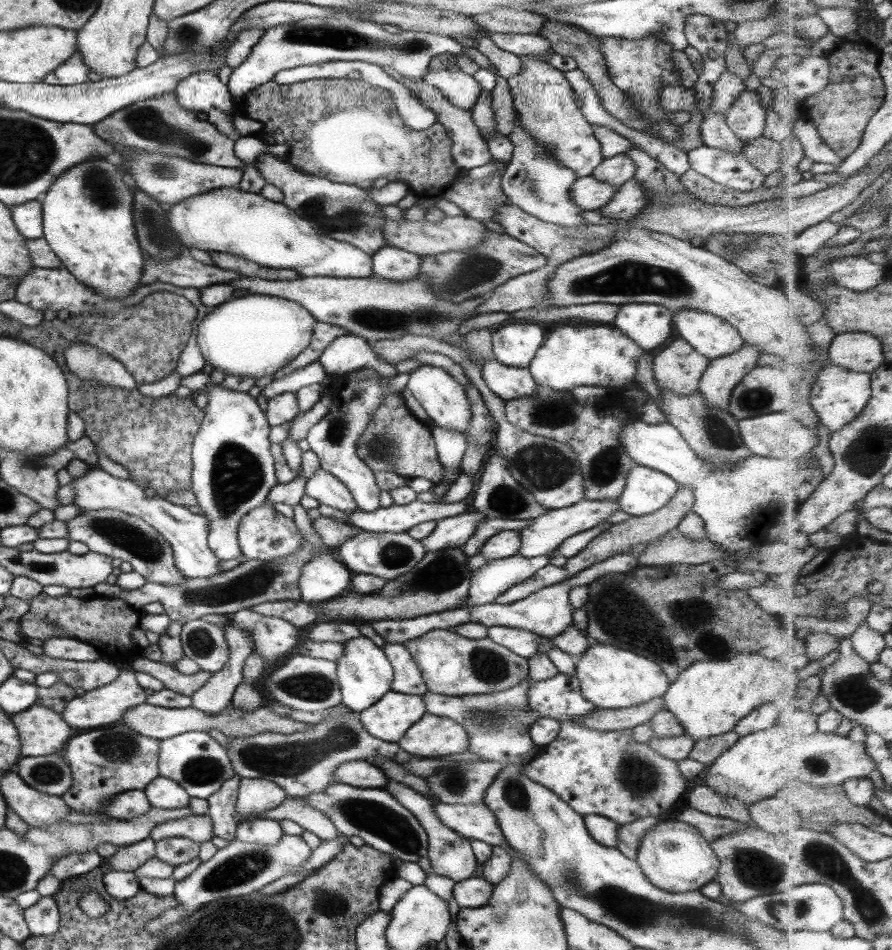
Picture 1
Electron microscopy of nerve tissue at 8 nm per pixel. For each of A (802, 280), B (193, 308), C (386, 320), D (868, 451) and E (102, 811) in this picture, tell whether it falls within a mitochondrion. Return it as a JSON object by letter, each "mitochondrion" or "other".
{"A":"other","B":"other","C":"mitochondrion","D":"mitochondrion","E":"other"}

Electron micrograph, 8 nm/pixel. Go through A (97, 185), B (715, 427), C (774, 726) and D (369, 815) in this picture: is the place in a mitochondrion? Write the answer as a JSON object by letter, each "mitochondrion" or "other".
{"A":"mitochondrion","B":"mitochondrion","C":"other","D":"mitochondrion"}

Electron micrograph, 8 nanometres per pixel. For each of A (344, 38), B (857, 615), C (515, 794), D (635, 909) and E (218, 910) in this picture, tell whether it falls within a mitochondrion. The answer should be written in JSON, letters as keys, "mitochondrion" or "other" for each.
{"A":"mitochondrion","B":"other","C":"mitochondrion","D":"mitochondrion","E":"mitochondrion"}

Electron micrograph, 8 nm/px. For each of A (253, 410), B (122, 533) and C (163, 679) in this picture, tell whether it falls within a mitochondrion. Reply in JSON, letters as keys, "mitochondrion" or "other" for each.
{"A":"other","B":"mitochondrion","C":"other"}

